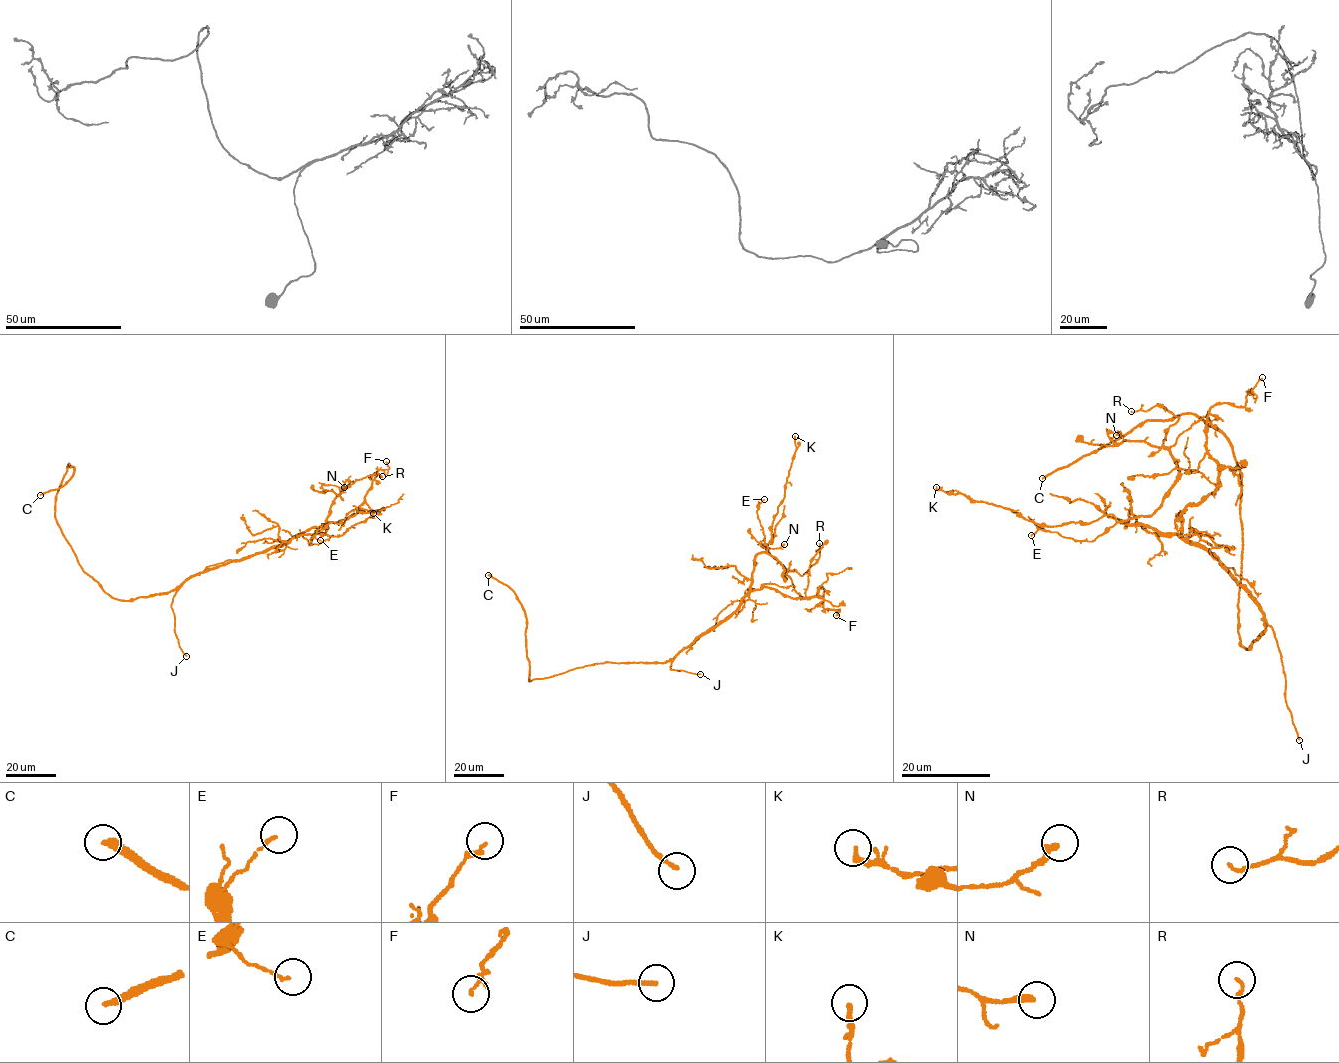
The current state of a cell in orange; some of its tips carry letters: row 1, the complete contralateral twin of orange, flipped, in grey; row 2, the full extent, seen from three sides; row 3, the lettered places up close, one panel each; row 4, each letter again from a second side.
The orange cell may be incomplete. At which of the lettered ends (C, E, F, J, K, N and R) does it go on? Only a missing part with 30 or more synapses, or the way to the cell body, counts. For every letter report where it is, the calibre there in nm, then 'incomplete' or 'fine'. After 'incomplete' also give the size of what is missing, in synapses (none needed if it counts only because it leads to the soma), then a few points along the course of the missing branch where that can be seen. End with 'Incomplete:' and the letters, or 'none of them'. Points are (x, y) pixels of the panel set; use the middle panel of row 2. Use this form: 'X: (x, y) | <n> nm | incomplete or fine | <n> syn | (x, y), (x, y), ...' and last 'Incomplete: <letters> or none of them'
C: (488, 575) | 240 nm | incomplete | 160 syn
E: (764, 499) | 110 nm | fine
F: (836, 615) | 110 nm | fine
J: (700, 674) | 160 nm | incomplete | (700, 674), (709, 672), (717, 662)
K: (795, 436) | 190 nm | fine
N: (784, 544) | 280 nm | fine
R: (819, 543) | 120 nm | fine
Incomplete: C, J

